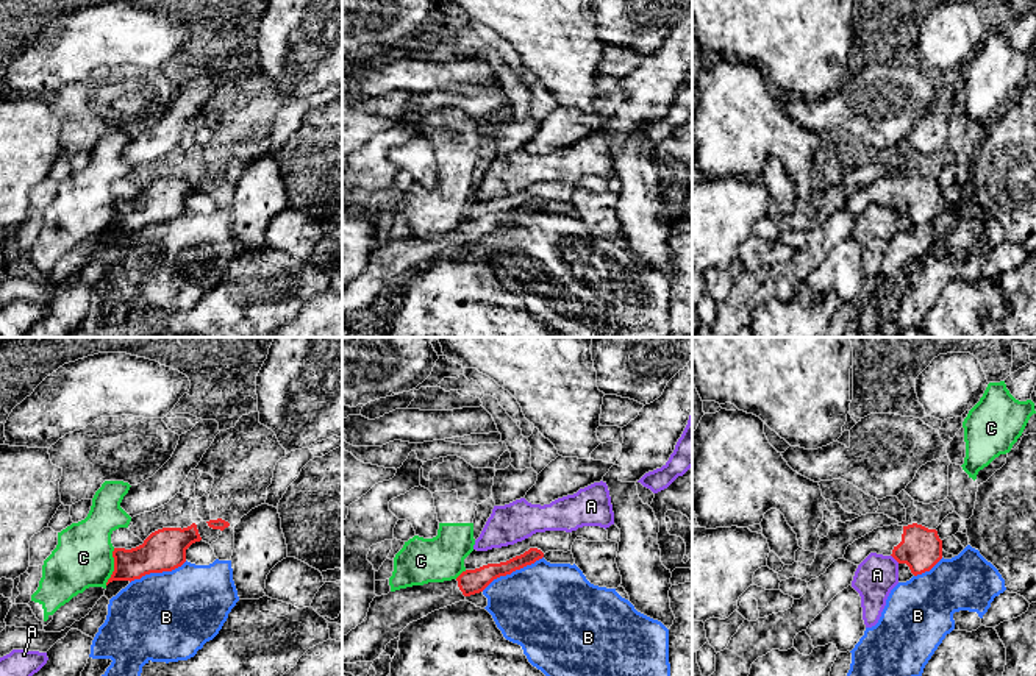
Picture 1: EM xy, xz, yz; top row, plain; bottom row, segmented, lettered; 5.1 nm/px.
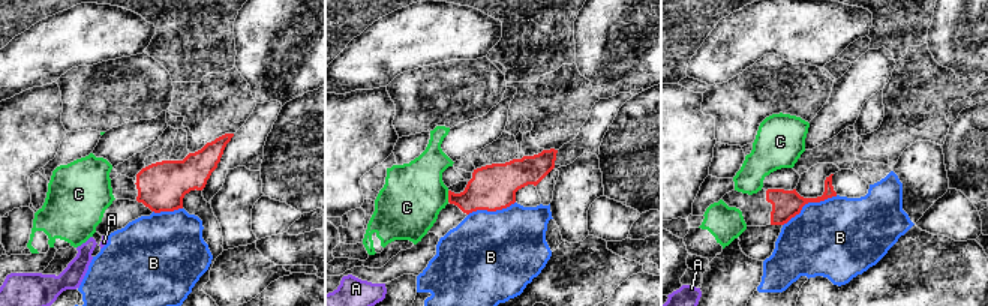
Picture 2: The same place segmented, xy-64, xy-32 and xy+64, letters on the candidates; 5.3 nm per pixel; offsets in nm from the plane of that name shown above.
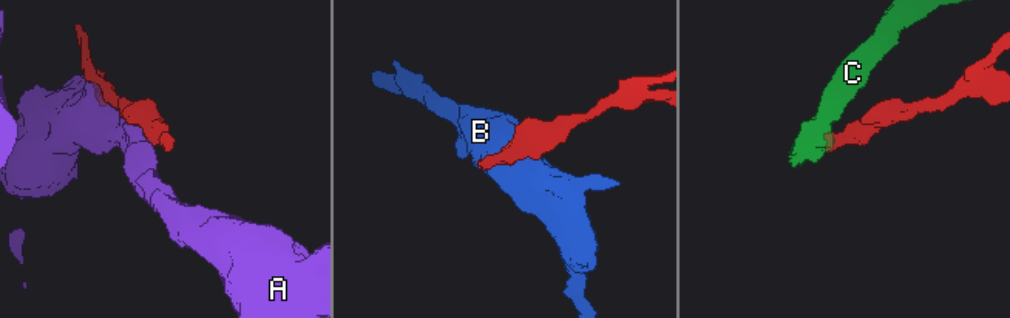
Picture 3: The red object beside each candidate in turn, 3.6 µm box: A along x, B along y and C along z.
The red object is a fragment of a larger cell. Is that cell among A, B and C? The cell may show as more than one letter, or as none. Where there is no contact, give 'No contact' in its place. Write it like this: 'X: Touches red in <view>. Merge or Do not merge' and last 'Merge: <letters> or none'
A: Touches red in yz. Do not merge
B: Touches red in xz. Do not merge
C: Touches red in xy. Do not merge
Merge: none

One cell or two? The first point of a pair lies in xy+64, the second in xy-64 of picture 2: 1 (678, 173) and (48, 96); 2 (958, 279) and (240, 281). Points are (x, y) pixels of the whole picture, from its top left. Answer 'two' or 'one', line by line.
1: one
2: one

